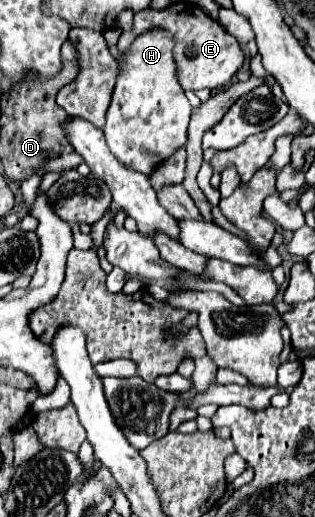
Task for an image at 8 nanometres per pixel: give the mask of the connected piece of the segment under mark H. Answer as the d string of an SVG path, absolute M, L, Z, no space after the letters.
M152 28L140 34L118 62L116 86L106 112L104 136L112 154L126 166L150 174L152 168L166 160L178 146L186 144L186 128L190 122L190 102L178 82L178 66L172 54L174 34Z

